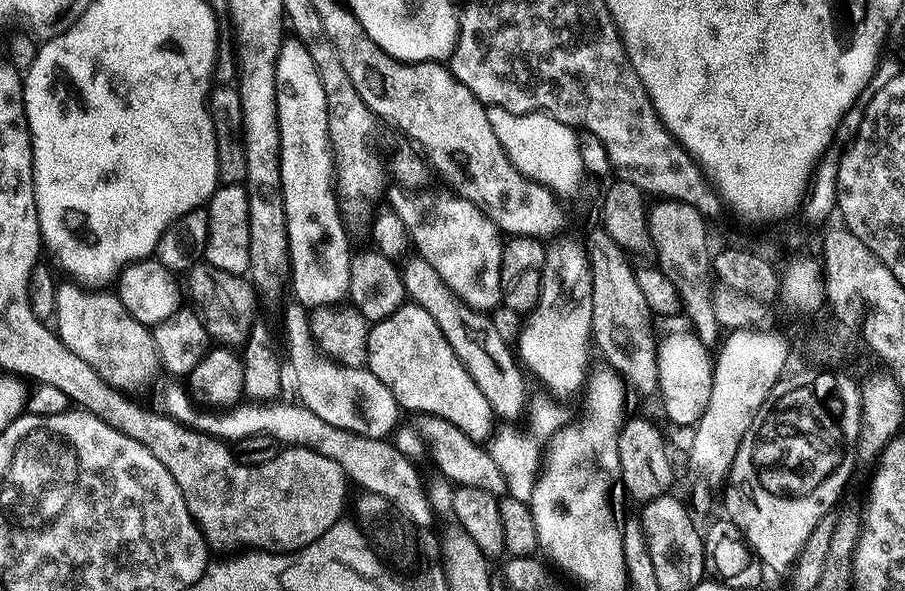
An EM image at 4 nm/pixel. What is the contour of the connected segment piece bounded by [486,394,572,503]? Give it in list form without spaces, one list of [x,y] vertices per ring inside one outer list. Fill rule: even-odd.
[[[543,394],[544,396],[536,395],[529,401],[526,408],[526,418],[530,428],[525,432],[516,430],[514,432],[497,433],[495,440],[487,443],[488,450],[492,459],[494,459],[501,472],[504,473],[504,478],[507,480],[508,494],[518,501],[526,501],[531,503],[533,496],[533,488],[536,485],[536,479],[542,468],[542,457],[544,447],[551,441],[560,429],[567,427],[571,418],[566,409],[562,408],[559,401],[553,397]]]

